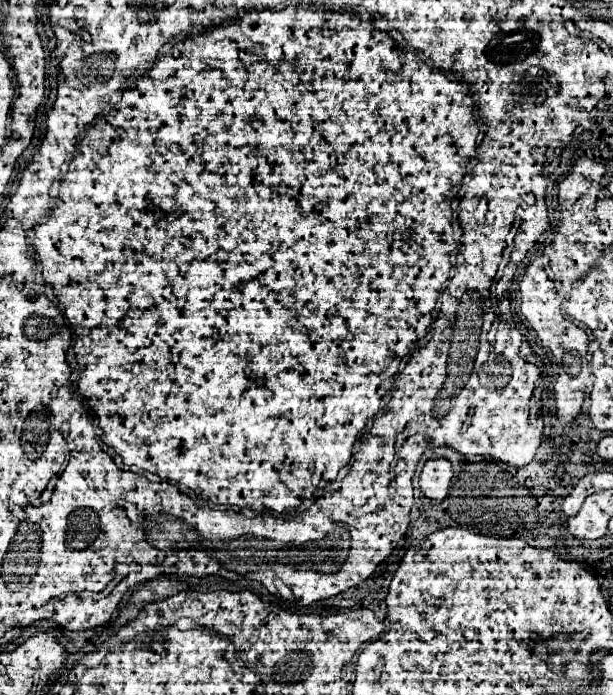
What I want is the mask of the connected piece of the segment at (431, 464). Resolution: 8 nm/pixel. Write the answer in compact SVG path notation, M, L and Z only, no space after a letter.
M445 459L427 461L419 475L421 493L429 499L443 501L449 495L451 477L453 477L453 469L451 469L449 461L445 461Z

